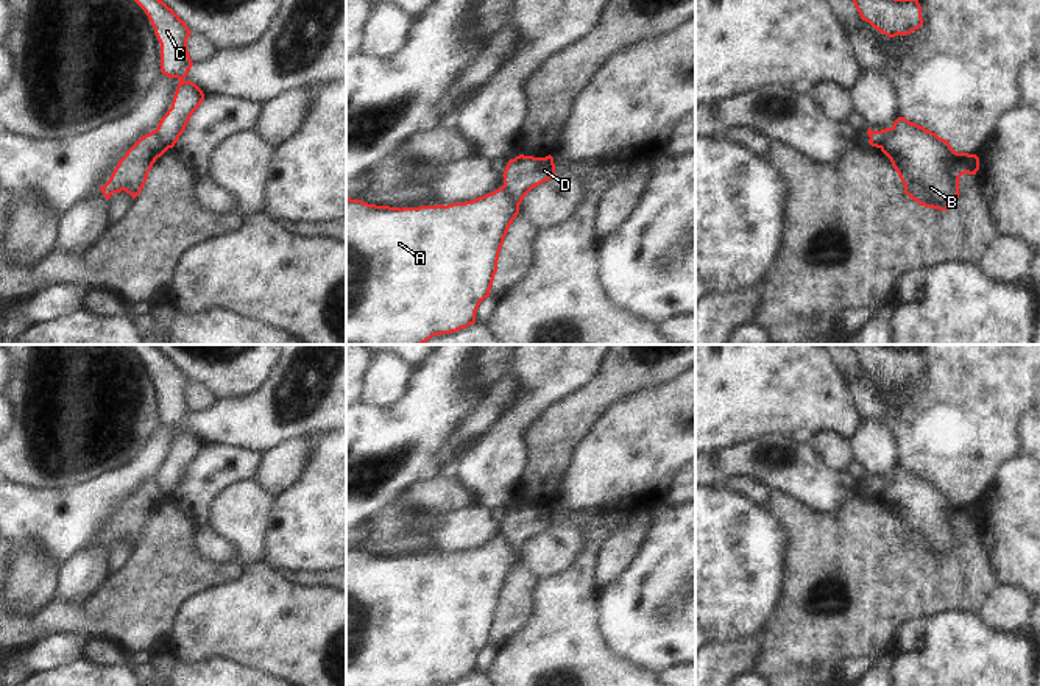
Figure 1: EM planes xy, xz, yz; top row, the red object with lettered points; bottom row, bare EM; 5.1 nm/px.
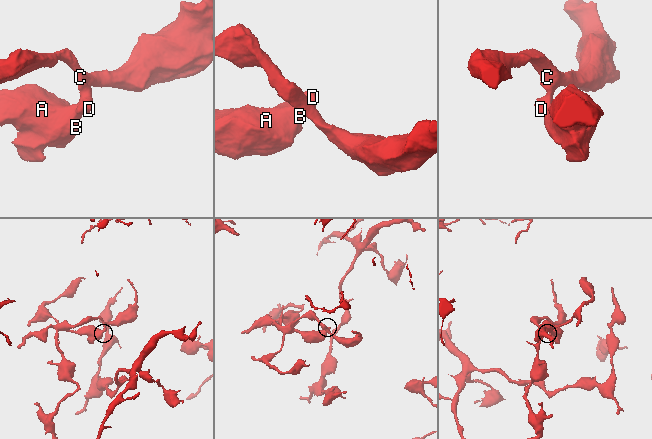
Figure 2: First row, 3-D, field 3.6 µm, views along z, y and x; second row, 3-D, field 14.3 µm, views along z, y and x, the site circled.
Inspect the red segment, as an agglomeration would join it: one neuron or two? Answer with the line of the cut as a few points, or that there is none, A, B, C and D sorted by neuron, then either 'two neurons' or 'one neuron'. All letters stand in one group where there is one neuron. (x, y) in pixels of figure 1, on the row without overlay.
cut in yz along (891, 477), (880, 496); A B / C D; two neurons

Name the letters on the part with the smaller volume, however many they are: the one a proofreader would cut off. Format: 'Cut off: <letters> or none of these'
Cut off: C, D

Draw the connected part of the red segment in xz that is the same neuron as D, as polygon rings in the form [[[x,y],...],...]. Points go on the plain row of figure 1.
[[[519,504],[510,508],[504,519],[504,535],[521,553],[524,546],[536,535],[549,530],[555,524],[554,507],[533,507]]]

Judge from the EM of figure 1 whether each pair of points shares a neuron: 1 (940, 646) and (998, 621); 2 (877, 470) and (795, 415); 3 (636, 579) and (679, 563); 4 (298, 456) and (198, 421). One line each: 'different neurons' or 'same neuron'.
1: different neurons
2: different neurons
3: same neuron
4: different neurons

